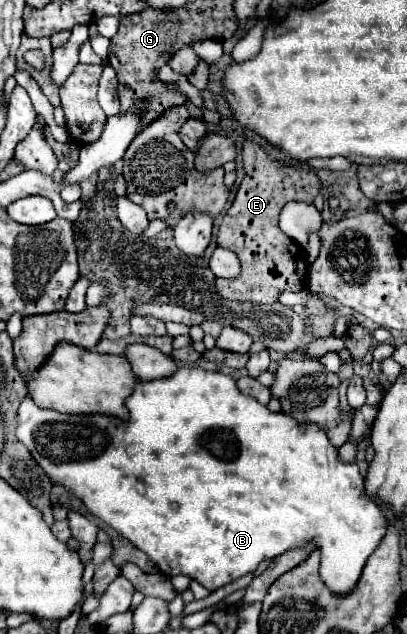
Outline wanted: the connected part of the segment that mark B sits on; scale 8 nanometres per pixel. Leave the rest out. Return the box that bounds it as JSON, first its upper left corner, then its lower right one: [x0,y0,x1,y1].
[16,366,386,594]

